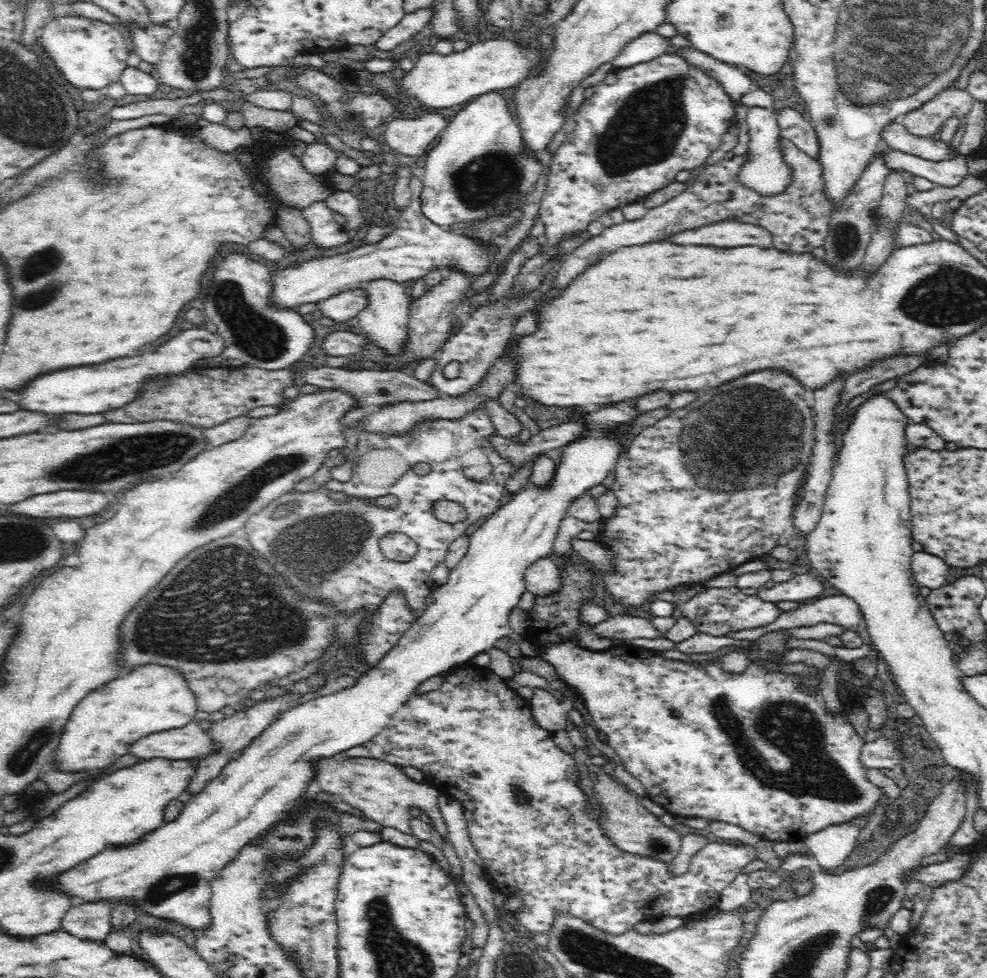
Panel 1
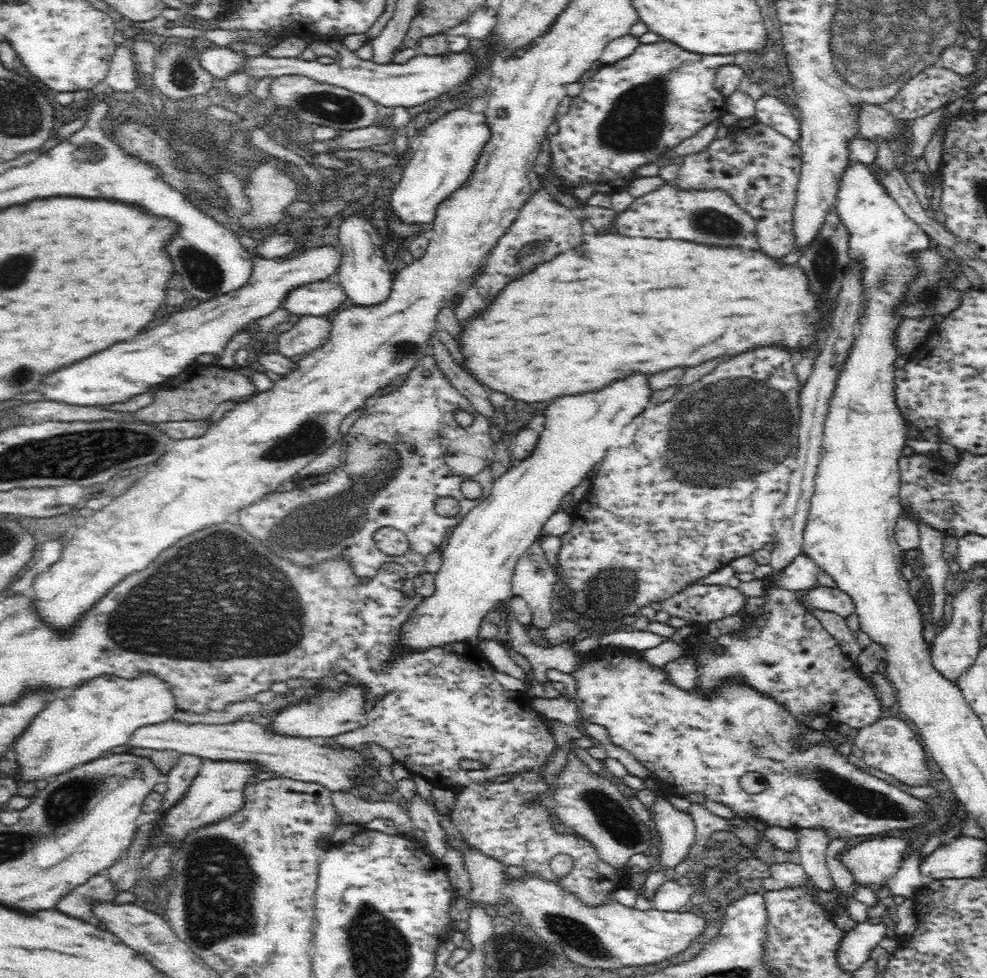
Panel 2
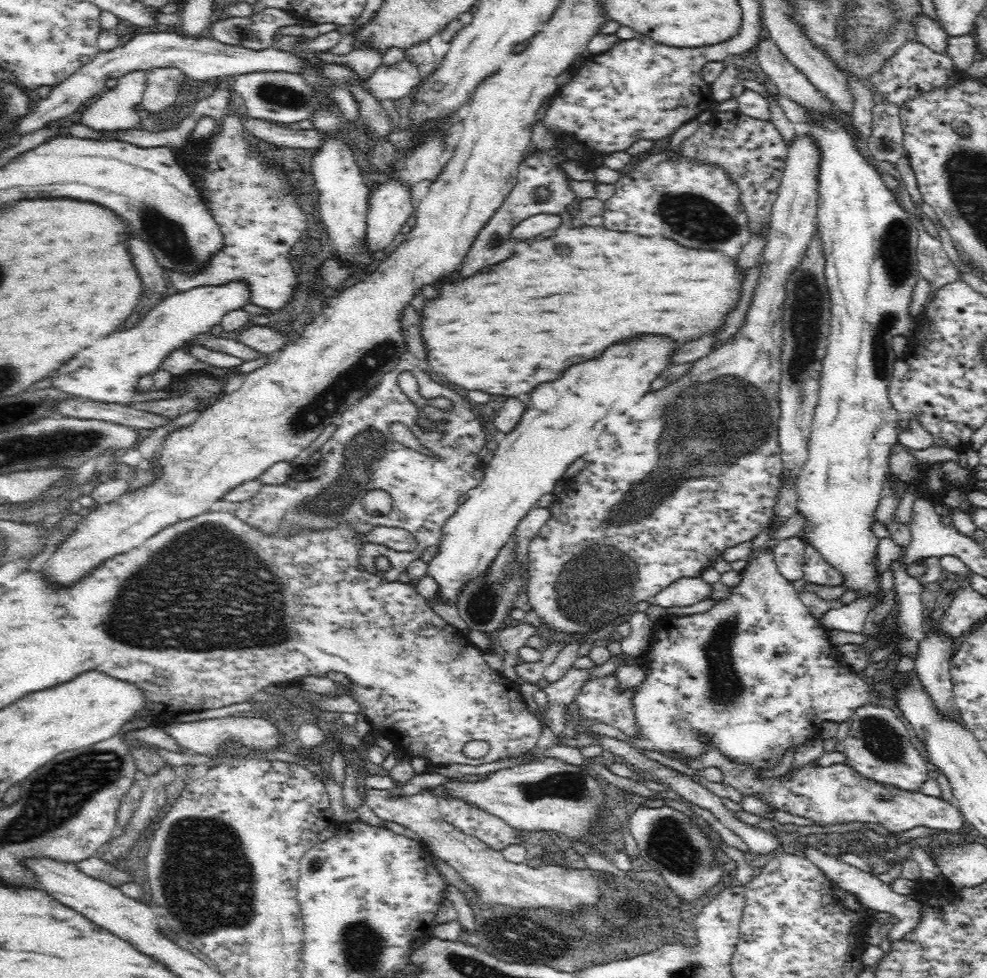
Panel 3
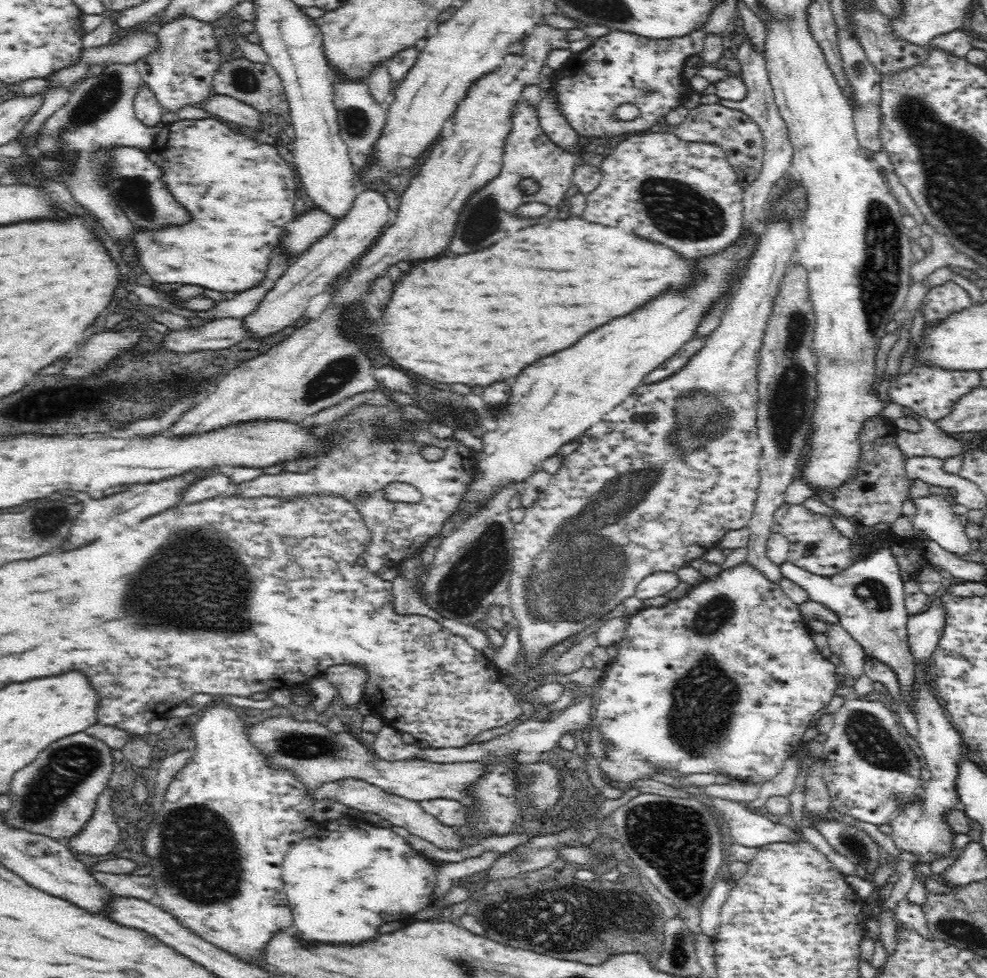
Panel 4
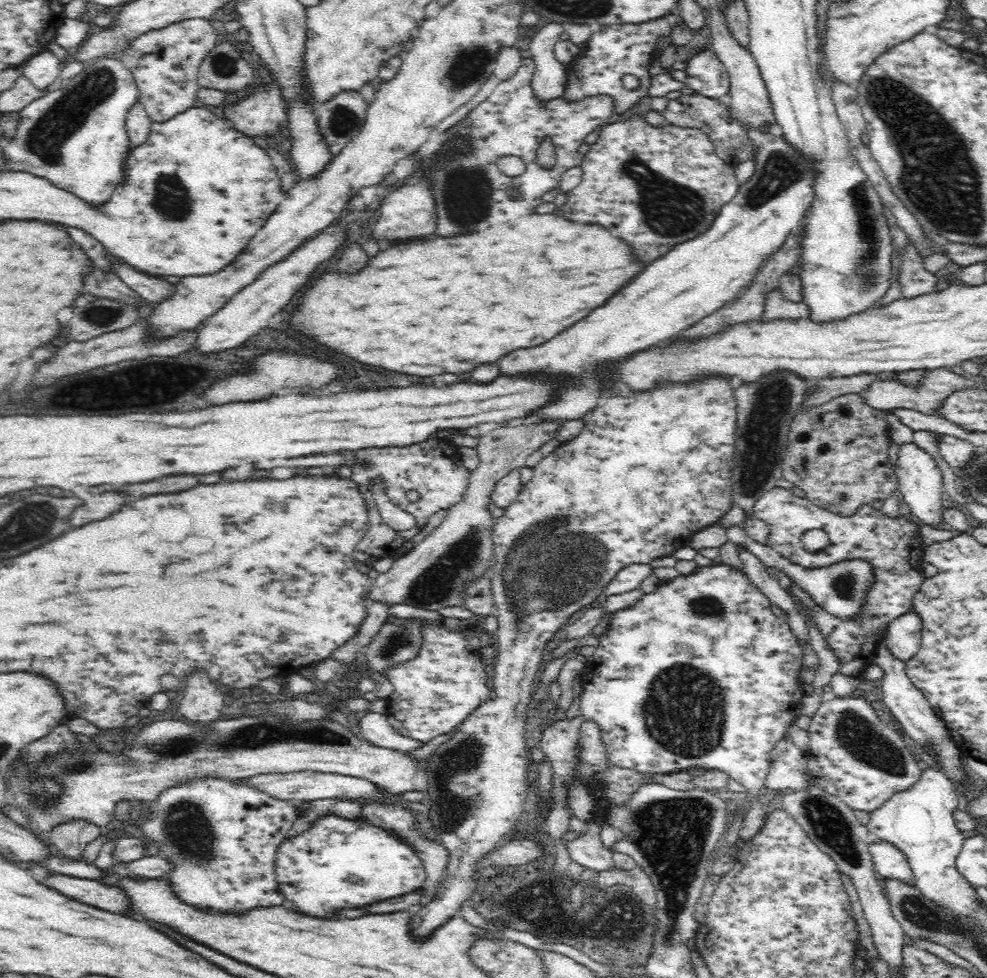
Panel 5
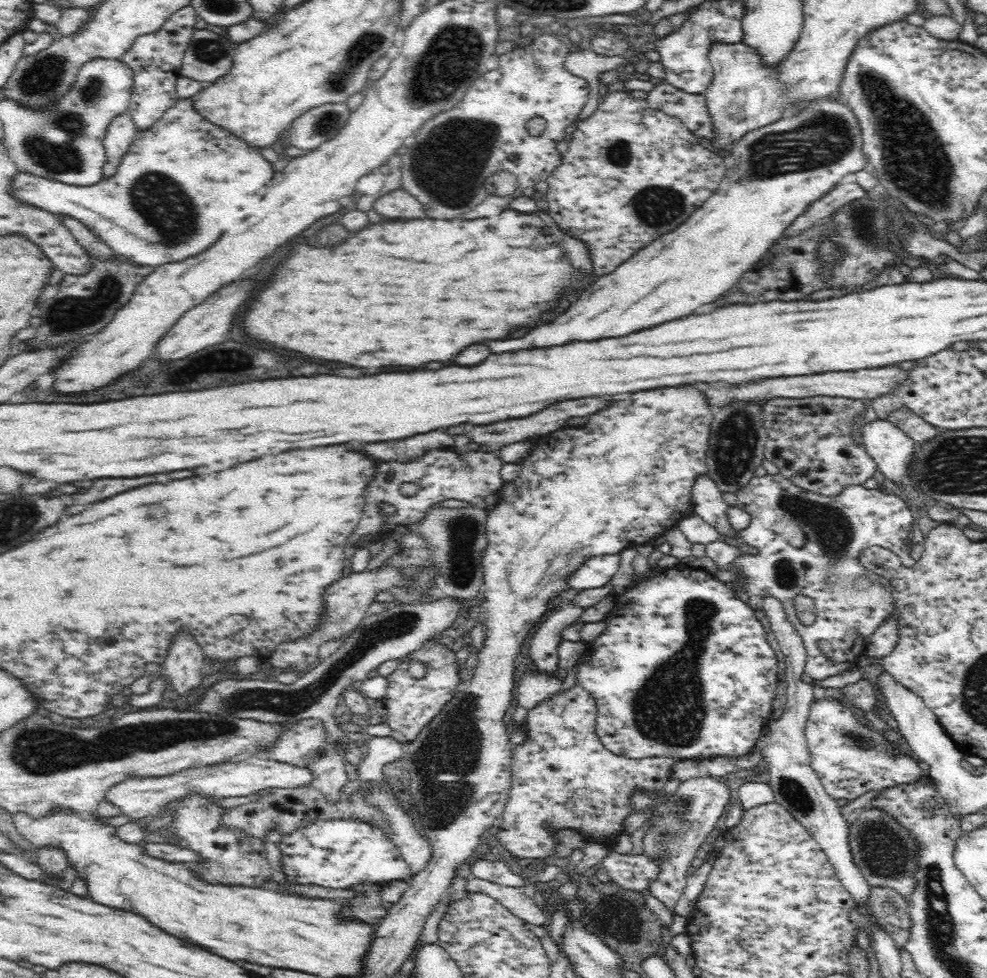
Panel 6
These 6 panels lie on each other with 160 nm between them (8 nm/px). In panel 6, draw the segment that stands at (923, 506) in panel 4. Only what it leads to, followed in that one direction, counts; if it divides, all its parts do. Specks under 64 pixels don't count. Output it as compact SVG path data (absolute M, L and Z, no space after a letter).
M868 415L858 426L857 434L864 451L875 462L876 468L886 478L900 483L901 478L905 477L907 464L914 457L914 440L890 421L880 420L878 417L872 420Z

